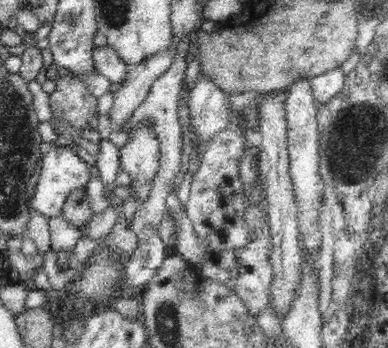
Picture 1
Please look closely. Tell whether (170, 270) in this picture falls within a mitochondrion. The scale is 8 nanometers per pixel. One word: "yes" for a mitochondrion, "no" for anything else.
no

